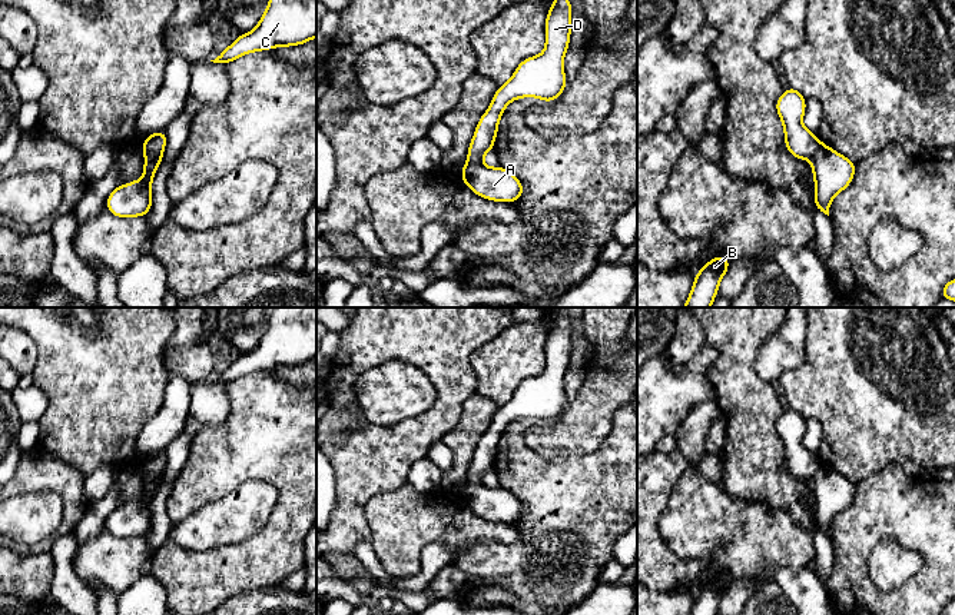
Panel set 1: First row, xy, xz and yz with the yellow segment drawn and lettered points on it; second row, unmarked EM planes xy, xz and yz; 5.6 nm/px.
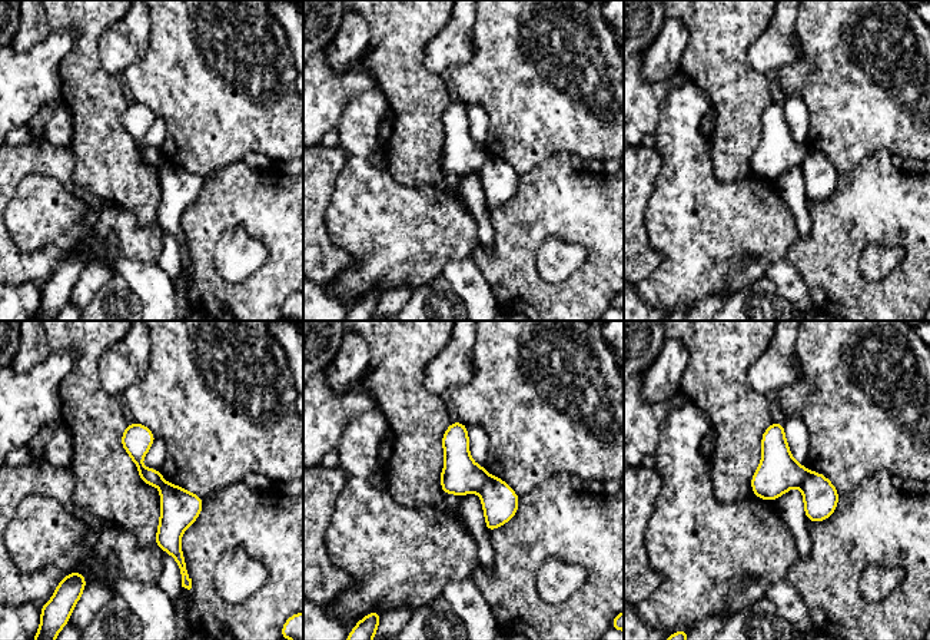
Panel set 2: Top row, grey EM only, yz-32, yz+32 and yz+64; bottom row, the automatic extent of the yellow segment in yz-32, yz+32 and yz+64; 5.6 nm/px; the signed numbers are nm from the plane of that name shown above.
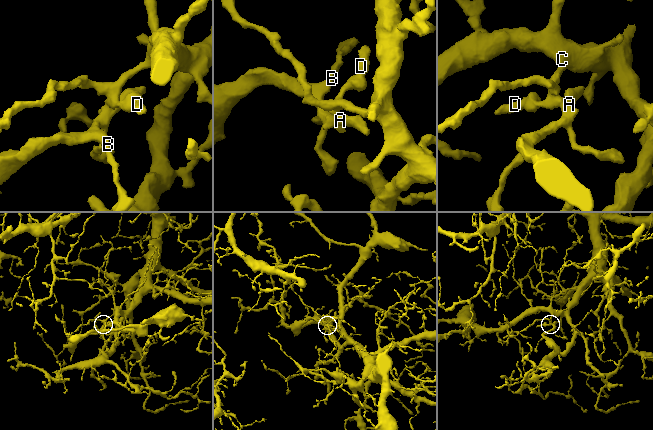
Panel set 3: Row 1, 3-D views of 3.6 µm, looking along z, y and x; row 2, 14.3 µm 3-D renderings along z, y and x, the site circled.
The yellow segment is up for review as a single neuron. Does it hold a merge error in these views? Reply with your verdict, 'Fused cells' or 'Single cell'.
Fused cells

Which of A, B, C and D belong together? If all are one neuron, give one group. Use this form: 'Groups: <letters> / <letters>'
Groups: A B / C D

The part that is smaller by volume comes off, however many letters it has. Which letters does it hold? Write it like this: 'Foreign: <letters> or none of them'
Foreign: A, B

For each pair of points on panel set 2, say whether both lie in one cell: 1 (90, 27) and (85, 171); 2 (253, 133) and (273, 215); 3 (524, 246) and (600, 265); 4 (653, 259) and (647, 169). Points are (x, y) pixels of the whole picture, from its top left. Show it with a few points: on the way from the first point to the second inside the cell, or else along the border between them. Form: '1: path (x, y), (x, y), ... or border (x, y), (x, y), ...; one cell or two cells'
1: path (86, 63), (87, 135); one cell
2: border (242, 158), (212, 172); two cells
3: path (545, 229), (577, 229), (591, 244); one cell
4: path (638, 236), (638, 192); one cell

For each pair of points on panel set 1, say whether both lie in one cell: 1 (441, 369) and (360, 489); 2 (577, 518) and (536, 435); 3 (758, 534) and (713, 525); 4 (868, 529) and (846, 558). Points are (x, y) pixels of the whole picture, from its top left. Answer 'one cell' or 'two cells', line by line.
1: one cell
2: two cells
3: one cell
4: one cell

